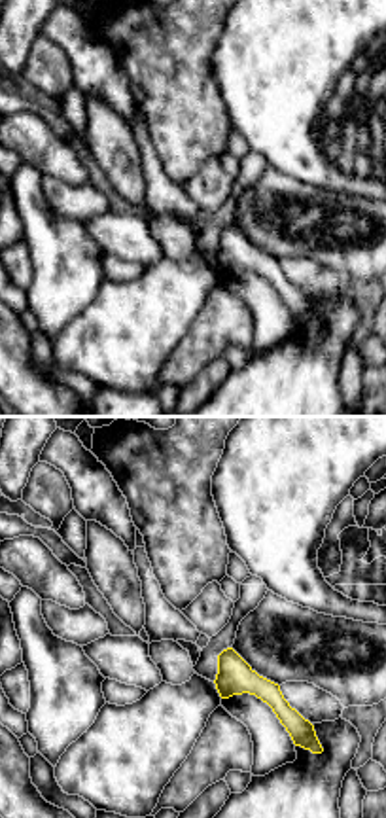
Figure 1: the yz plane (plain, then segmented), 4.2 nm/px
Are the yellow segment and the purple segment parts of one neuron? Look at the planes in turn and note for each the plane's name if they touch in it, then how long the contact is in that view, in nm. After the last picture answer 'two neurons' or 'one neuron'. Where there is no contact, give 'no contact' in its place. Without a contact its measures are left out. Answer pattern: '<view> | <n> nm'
no contact

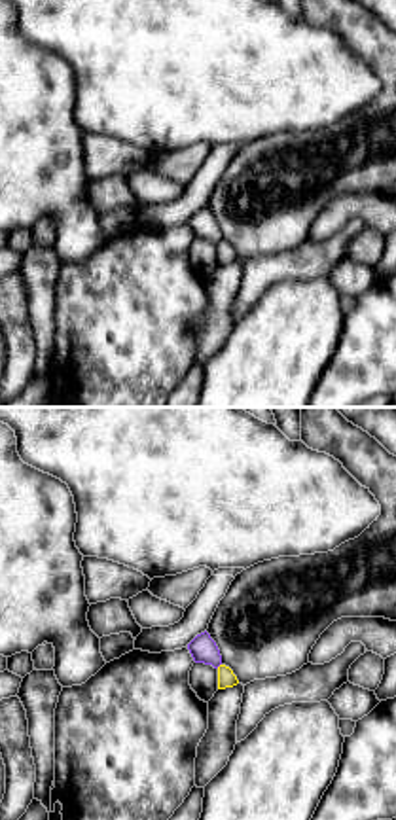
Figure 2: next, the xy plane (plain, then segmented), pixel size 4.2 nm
no contact

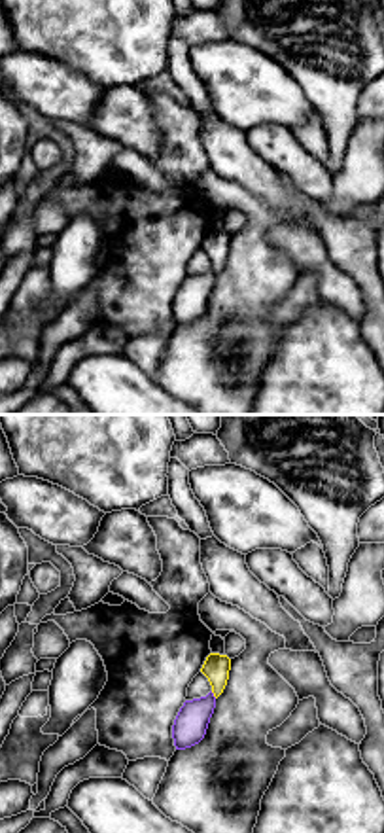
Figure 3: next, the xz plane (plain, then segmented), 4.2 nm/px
xz | 40 nm

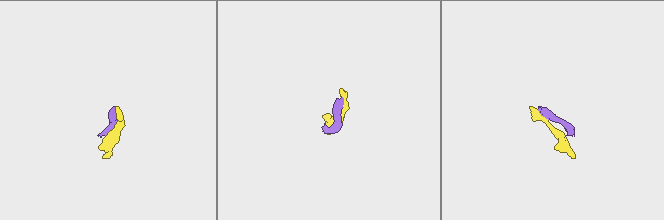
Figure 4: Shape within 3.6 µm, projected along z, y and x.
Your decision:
two neurons

